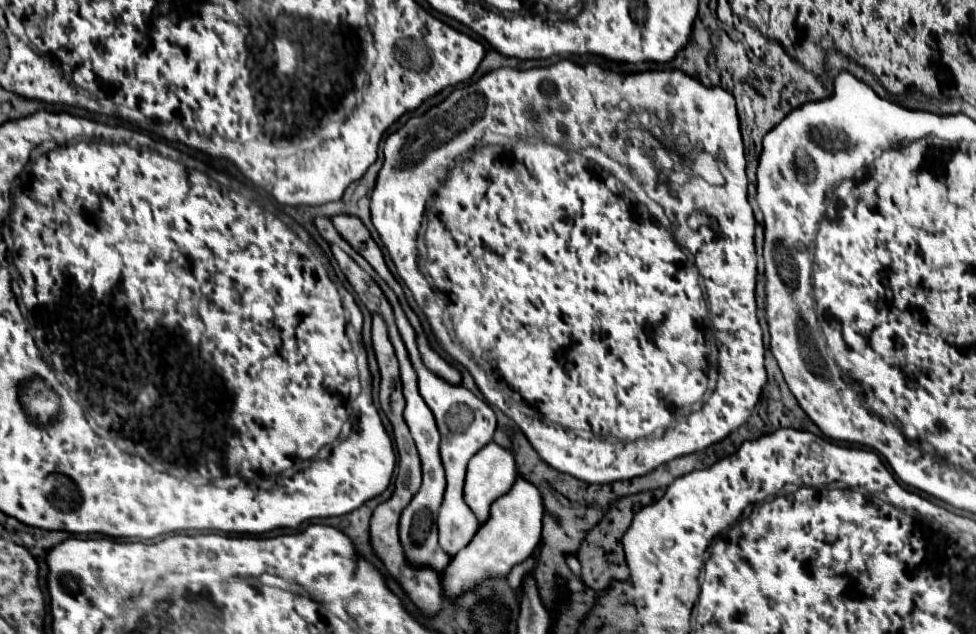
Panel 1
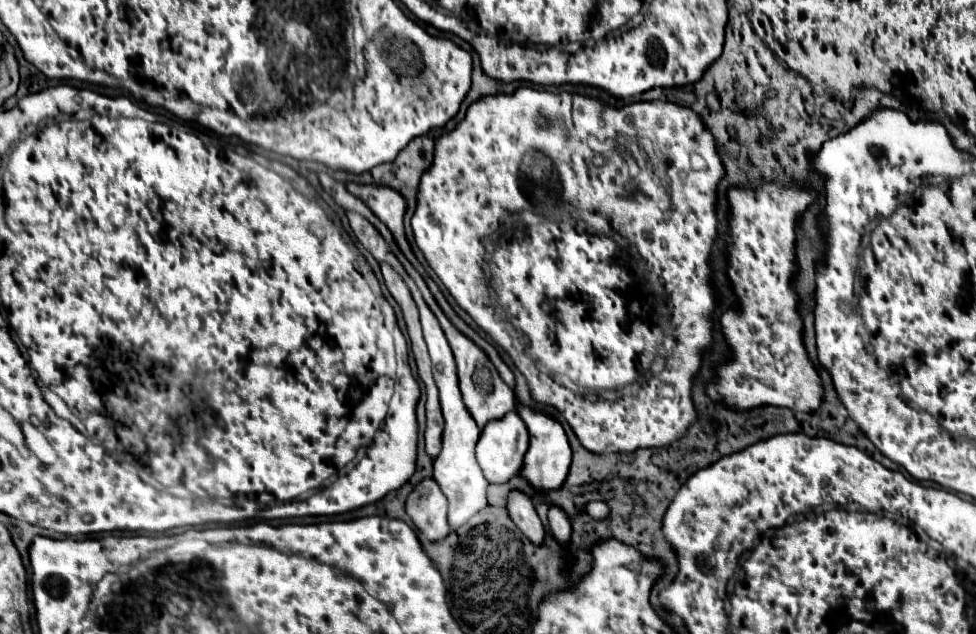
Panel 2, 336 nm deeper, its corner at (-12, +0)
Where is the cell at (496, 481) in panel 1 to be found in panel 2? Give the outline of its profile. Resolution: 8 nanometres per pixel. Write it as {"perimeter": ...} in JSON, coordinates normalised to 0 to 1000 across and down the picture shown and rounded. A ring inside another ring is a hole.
{"perimeter":[[[523,648],[523,655],[516,655],[510,664],[502,664],[488,702],[488,724],[496,743],[496,752],[500,762],[520,762],[533,740],[537,727],[537,715],[541,708],[541,677],[533,655],[529,648]]]}

